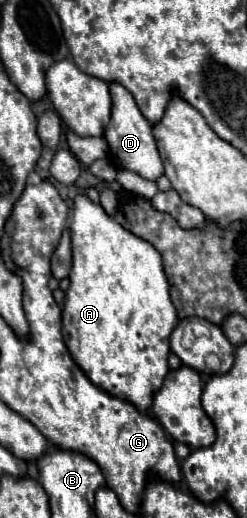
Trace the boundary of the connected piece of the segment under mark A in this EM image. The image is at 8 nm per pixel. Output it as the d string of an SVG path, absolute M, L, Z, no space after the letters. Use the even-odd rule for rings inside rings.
M86 196L74 198L70 234L70 286L62 306L62 334L66 348L94 386L120 400L128 398L128 402L134 404L140 412L148 412L154 400L154 392L162 386L162 380L168 374L170 334L178 324L176 310L168 294L170 284L162 268L162 258L150 242L134 236L132 232L126 232L102 210L102 206L90 202Z

